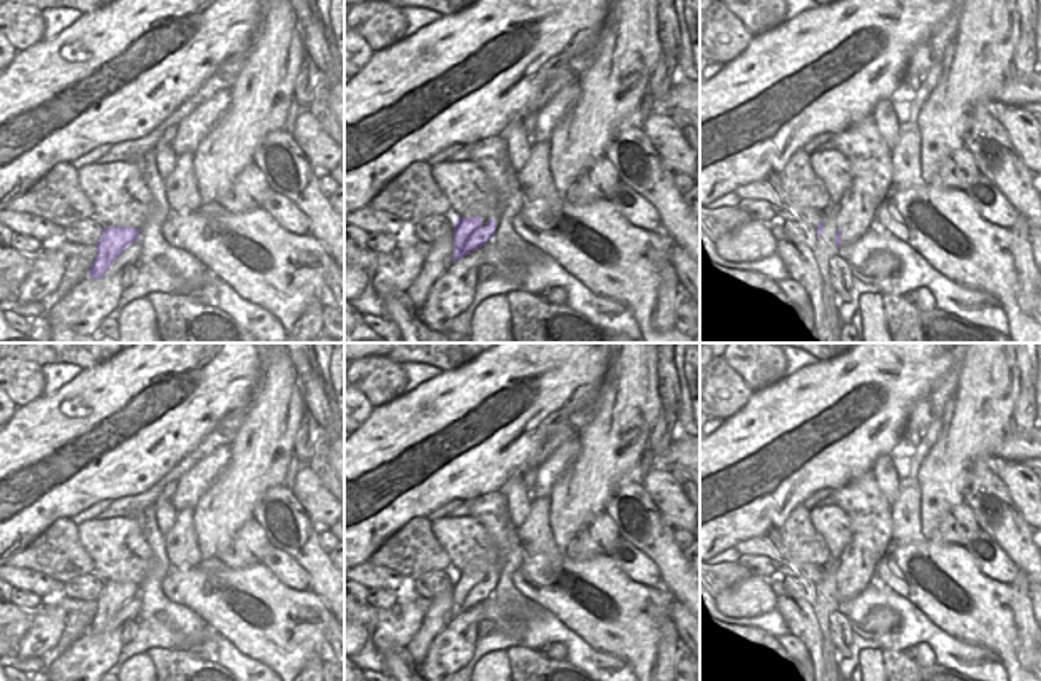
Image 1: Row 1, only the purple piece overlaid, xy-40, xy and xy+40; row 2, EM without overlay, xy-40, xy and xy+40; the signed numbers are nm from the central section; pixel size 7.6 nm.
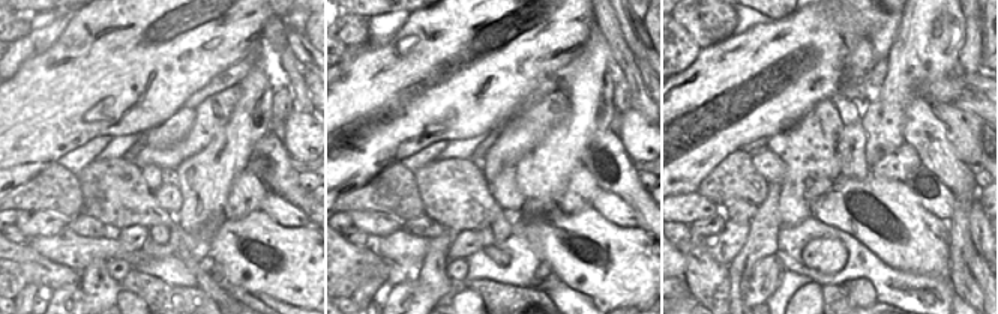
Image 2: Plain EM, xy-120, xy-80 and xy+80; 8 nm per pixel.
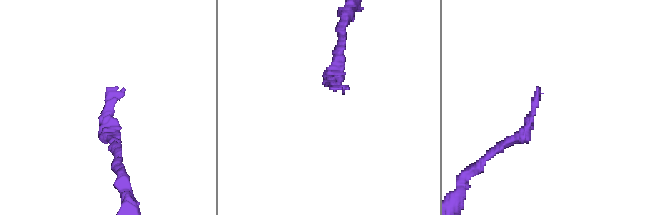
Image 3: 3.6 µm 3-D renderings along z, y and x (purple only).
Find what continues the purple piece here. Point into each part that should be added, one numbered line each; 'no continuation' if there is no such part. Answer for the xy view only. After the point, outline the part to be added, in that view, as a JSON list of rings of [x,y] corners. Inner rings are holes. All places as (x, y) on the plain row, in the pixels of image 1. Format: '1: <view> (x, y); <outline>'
1: xy (491, 510); [[[494,492],[463,502],[471,503],[471,517],[481,522],[498,552],[495,565],[482,575],[481,583],[484,583],[490,575],[494,575],[497,579],[501,576],[513,578],[524,564],[525,556],[517,537],[517,529],[514,527],[508,513],[506,495]]]

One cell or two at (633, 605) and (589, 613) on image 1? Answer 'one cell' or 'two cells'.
one cell

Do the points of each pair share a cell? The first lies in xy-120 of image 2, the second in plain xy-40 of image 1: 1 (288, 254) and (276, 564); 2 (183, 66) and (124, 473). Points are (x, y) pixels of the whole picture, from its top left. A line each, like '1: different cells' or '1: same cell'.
1: different cells
2: same cell

